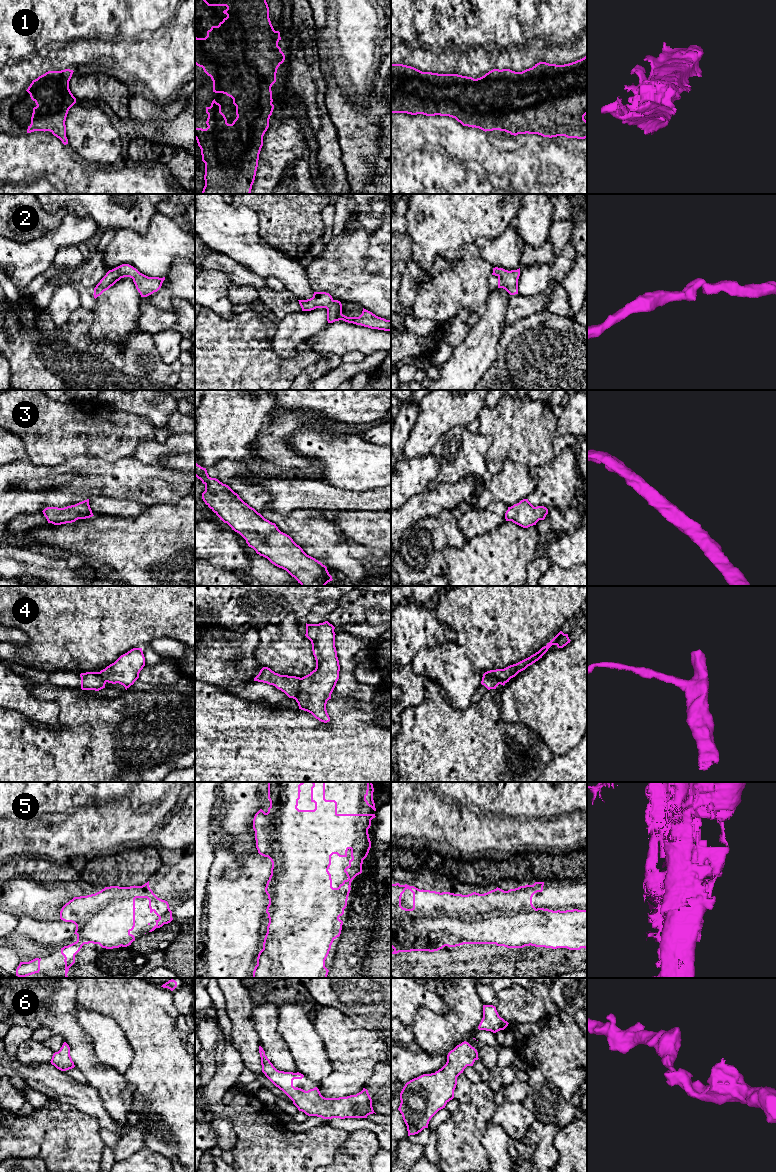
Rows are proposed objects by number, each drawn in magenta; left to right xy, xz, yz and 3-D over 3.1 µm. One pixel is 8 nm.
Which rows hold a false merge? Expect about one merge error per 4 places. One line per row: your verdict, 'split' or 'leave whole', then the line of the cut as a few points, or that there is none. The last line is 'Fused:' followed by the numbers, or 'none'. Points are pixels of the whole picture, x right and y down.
1: leave whole; cut none
2: leave whole; cut none
3: leave whole; cut none
4: split; cut yz (483, 674), (505, 682)
5: leave whole; cut none
6: leave whole; cut none
Fused: 4

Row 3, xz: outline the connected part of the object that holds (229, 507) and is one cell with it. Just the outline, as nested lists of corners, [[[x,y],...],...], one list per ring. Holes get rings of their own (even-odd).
[[[195,462],[195,476],[205,485],[202,499],[205,504],[232,530],[239,533],[257,554],[267,558],[275,566],[286,570],[301,586],[325,586],[332,581],[327,567],[315,558],[307,555],[293,539],[281,532],[275,523],[265,519],[254,508],[245,503],[228,485],[211,478],[206,468]]]

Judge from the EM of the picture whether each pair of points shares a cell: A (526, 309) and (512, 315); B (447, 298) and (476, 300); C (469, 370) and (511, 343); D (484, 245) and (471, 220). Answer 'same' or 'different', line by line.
A: same
B: same
C: different
D: different

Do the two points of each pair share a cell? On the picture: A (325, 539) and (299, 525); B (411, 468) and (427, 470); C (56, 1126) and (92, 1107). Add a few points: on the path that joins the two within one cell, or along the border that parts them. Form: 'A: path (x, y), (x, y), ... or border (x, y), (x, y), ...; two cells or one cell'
A: path (319, 538), (305, 527); one cell
B: path (415, 470), (423, 470); one cell
C: border (61, 1103), (73, 1105), (88, 1113), (100, 1126); two cells

